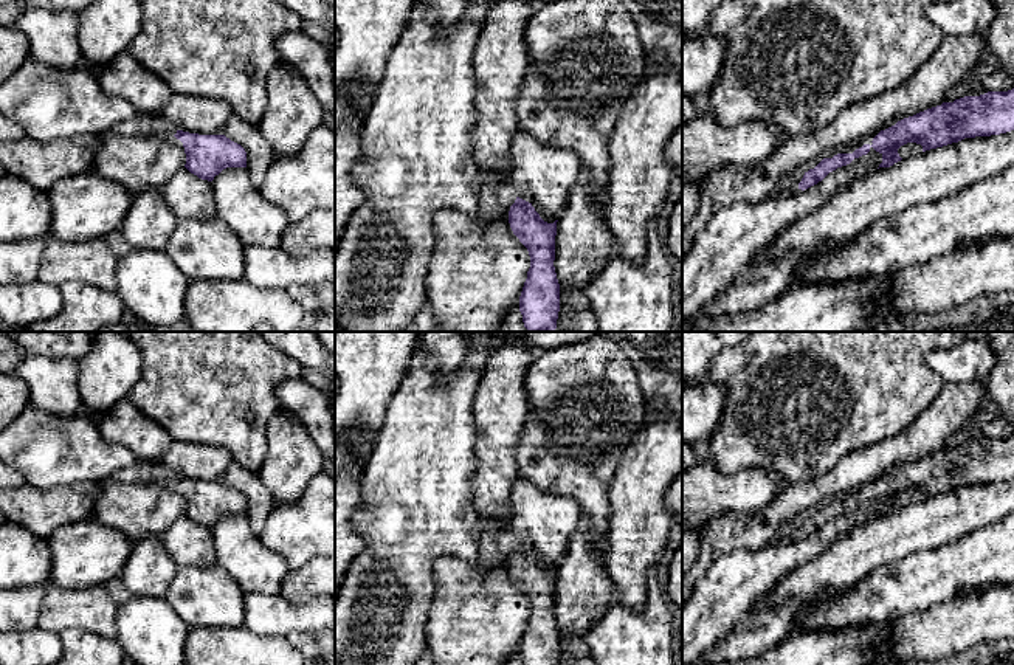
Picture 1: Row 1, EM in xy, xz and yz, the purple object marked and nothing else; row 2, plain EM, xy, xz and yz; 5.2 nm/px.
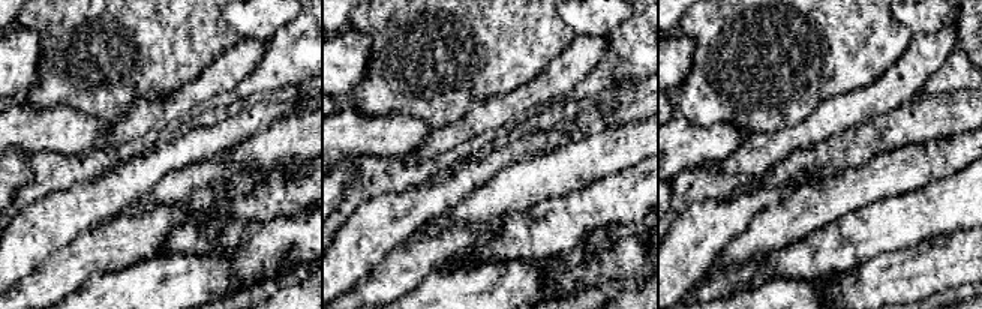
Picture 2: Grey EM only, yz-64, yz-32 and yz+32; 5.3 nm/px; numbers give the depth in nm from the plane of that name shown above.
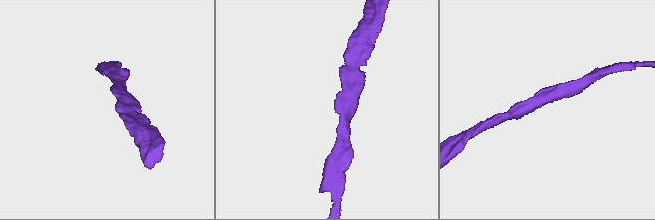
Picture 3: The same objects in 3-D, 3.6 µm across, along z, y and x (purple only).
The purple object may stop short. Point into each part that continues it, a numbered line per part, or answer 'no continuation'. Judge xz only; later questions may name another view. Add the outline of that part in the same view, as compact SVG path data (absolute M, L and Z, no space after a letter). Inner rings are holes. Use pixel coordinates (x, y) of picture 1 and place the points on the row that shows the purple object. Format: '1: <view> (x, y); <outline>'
no continuation

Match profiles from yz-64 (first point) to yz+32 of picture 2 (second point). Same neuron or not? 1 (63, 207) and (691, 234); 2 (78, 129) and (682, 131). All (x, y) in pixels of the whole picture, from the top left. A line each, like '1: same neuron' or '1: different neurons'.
1: same neuron
2: same neuron

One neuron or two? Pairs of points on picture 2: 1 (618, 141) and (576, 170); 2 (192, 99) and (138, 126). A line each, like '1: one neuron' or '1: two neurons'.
1: one neuron
2: one neuron

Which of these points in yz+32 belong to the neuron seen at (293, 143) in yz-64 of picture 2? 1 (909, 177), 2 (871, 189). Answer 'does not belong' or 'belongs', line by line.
1: belongs
2: belongs

